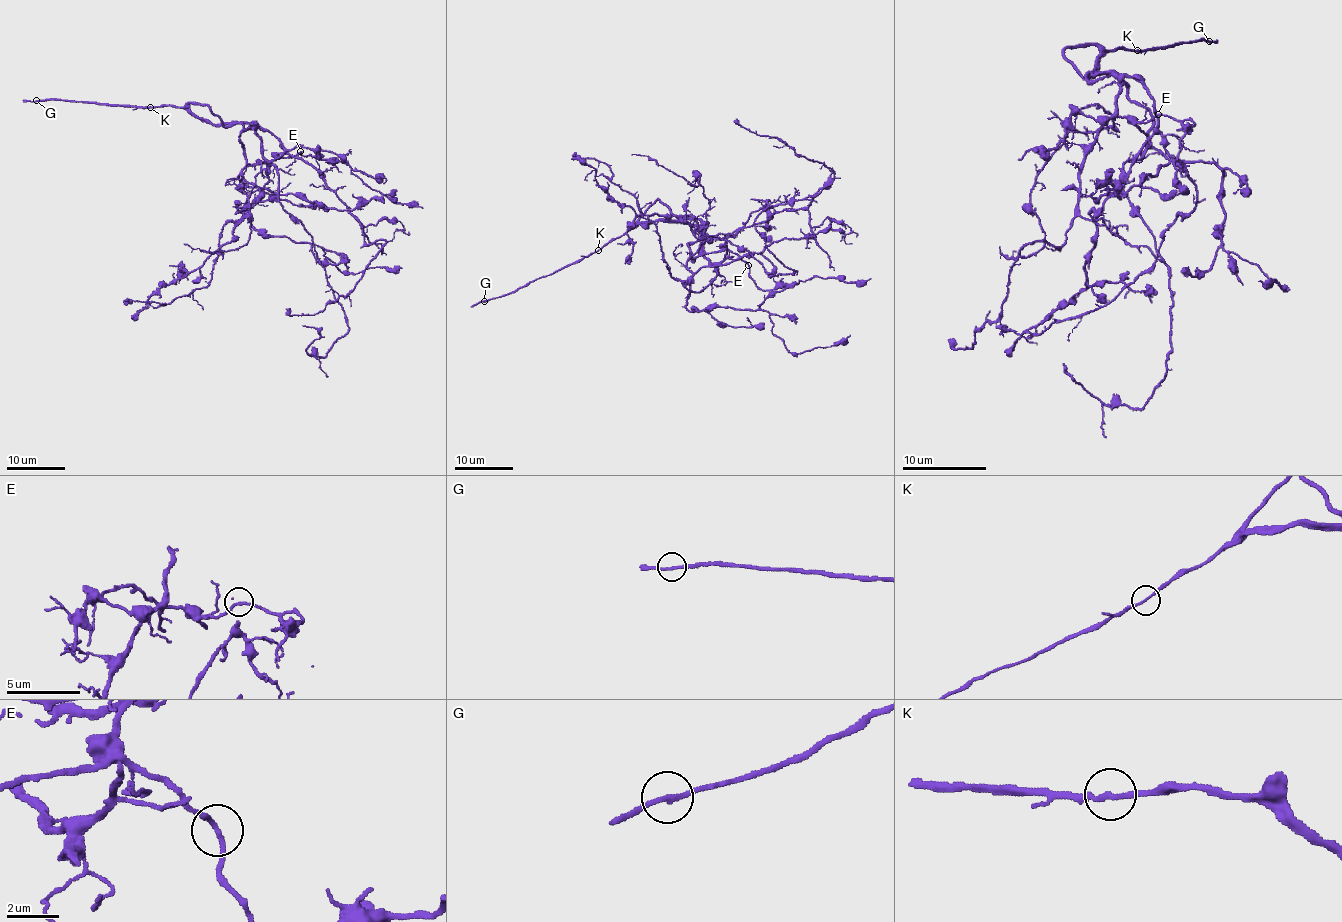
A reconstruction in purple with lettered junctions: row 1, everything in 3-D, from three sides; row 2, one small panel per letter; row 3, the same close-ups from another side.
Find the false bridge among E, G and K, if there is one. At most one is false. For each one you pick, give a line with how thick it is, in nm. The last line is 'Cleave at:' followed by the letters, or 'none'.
Cleave at: none

